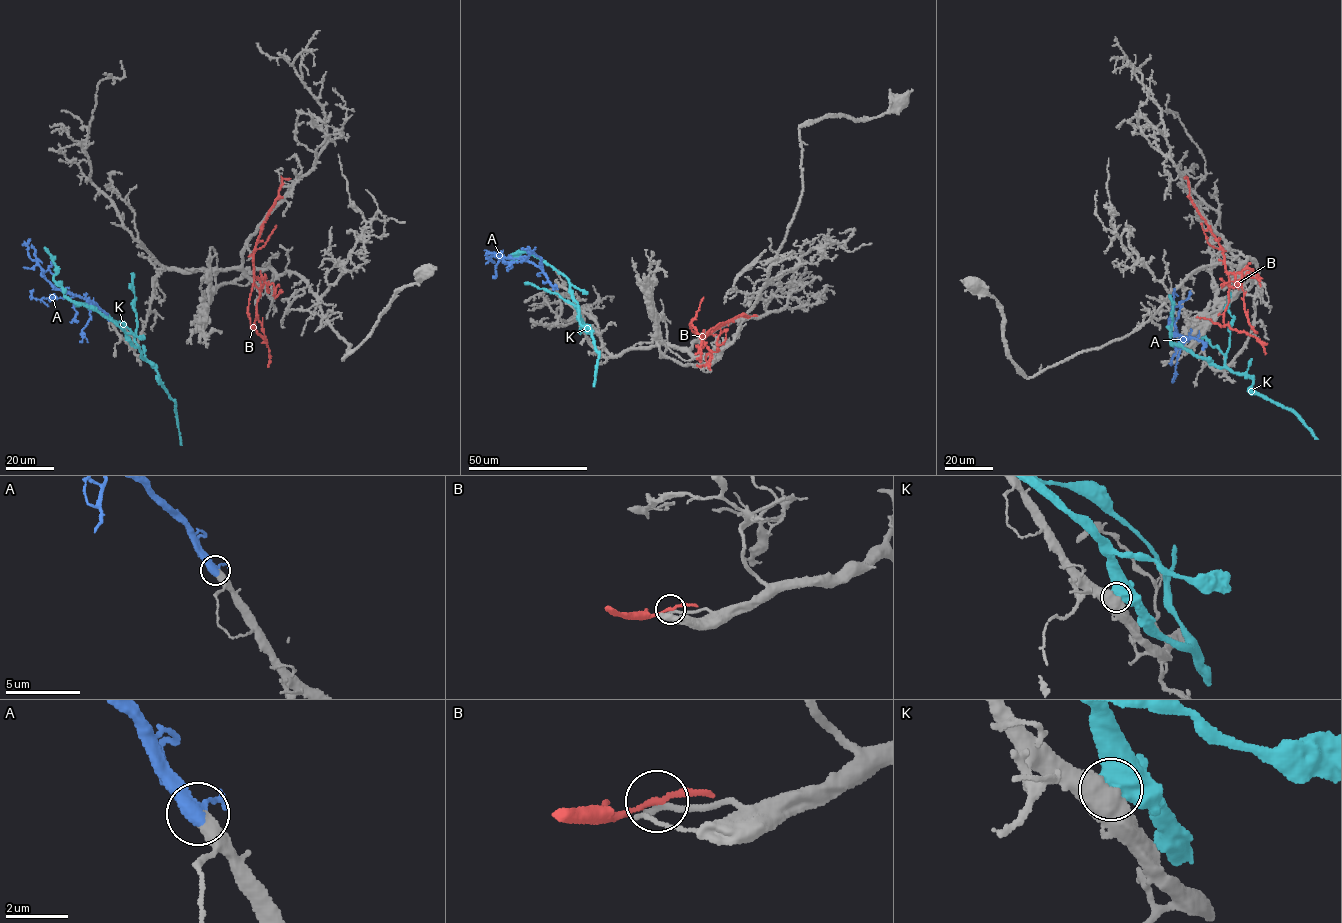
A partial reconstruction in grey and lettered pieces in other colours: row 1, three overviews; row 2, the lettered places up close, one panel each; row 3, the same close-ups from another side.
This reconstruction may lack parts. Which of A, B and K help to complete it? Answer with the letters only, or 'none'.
A

